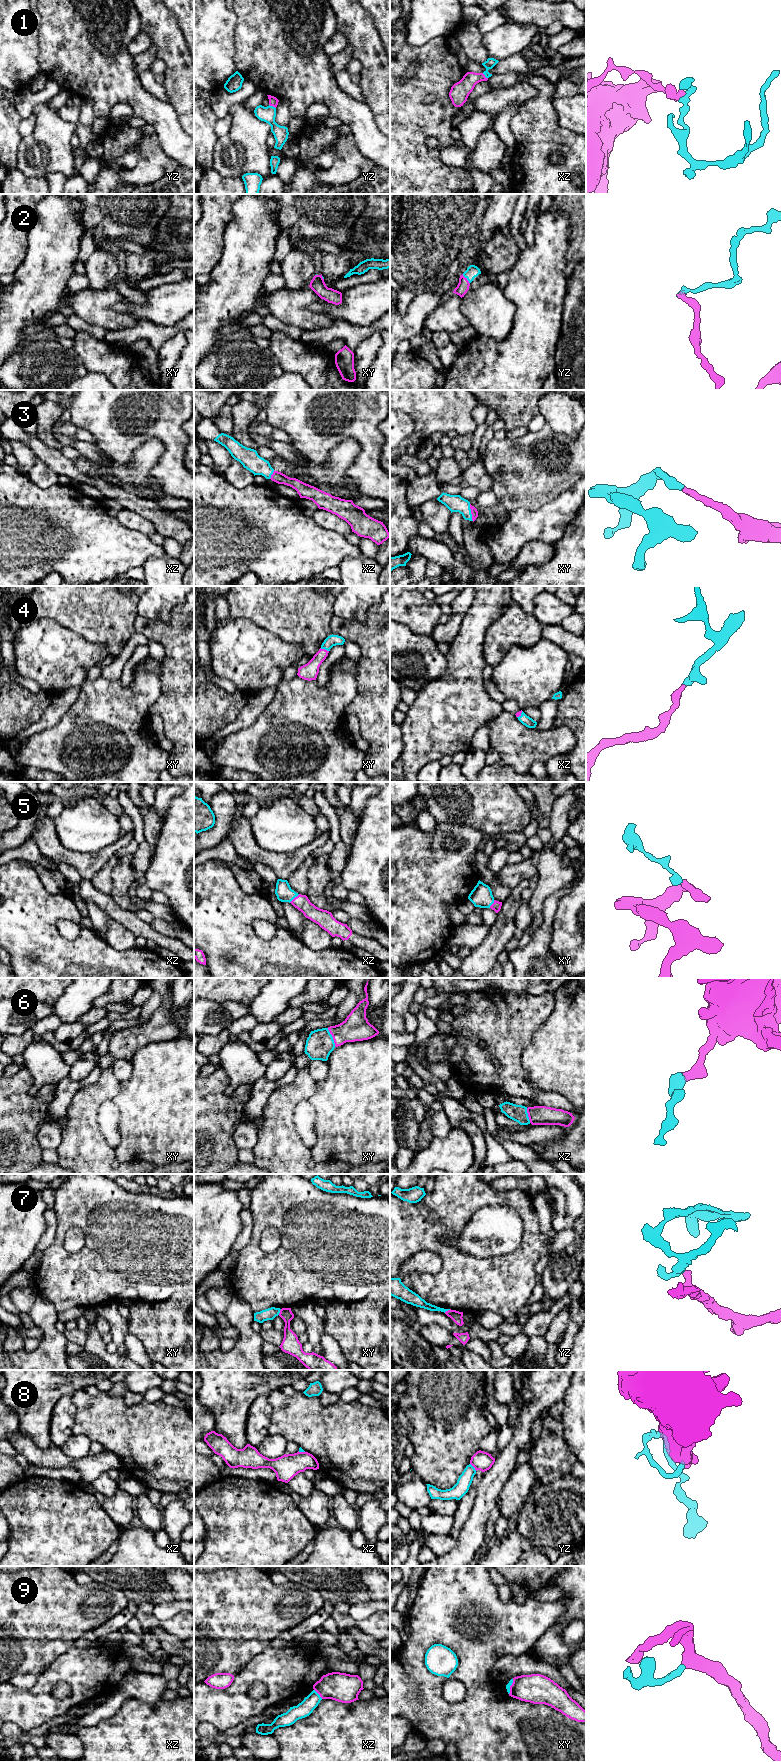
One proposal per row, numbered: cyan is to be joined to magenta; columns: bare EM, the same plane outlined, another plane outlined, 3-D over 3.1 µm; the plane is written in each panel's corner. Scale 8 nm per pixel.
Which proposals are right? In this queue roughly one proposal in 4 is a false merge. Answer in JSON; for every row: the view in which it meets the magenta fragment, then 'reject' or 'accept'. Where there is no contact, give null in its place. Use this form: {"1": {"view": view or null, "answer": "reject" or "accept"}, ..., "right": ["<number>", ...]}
{"1": {"view": "yz", "answer": "reject"}, "2": {"view": "yz", "answer": "accept"}, "3": {"view": "xy", "answer": "accept"}, "4": {"view": "xy", "answer": "accept"}, "5": {"view": "xz", "answer": "accept"}, "6": {"view": "xy", "answer": "accept"}, "7": {"view": "xy", "answer": "reject"}, "8": {"view": "yz", "answer": "reject"}, "9": {"view": "xz", "answer": "accept"}, "right": ["2", "3", "4", "5", "6", "9"]}

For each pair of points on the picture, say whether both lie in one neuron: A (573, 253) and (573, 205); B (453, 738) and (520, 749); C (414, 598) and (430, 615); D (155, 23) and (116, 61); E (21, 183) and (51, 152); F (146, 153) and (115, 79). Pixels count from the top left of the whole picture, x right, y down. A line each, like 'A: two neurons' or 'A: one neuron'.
A: one neuron
B: two neurons
C: one neuron
D: two neurons
E: two neurons
F: two neurons

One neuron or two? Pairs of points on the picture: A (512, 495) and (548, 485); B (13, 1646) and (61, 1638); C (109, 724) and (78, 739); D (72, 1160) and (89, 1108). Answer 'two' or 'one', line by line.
A: one
B: one
C: one
D: one

